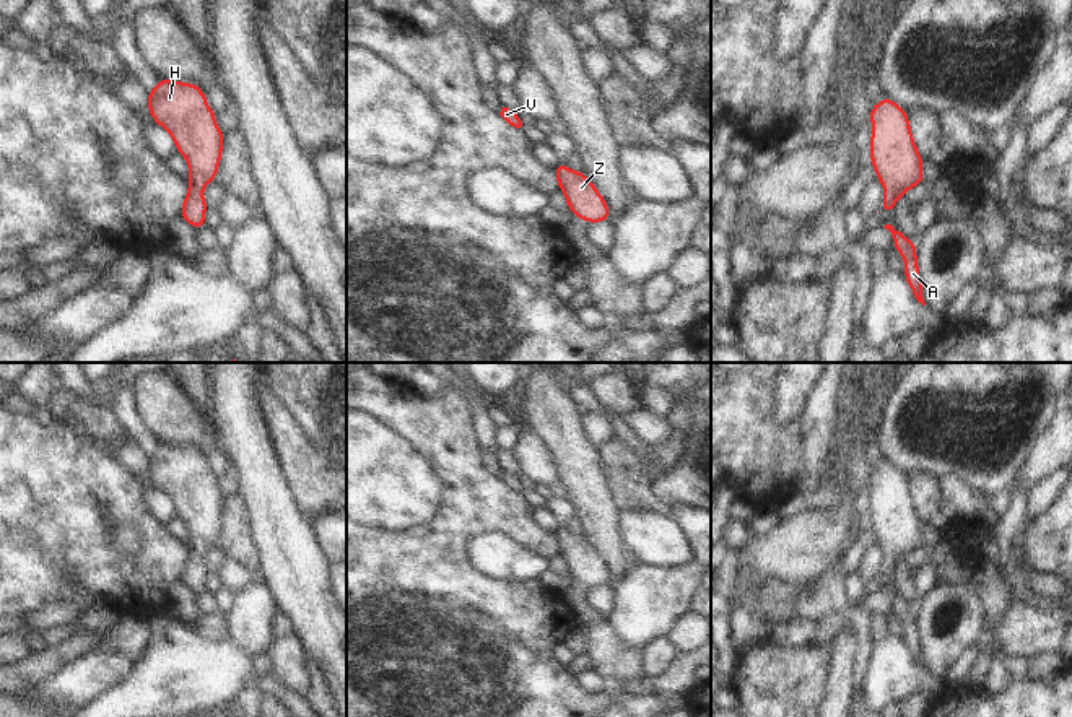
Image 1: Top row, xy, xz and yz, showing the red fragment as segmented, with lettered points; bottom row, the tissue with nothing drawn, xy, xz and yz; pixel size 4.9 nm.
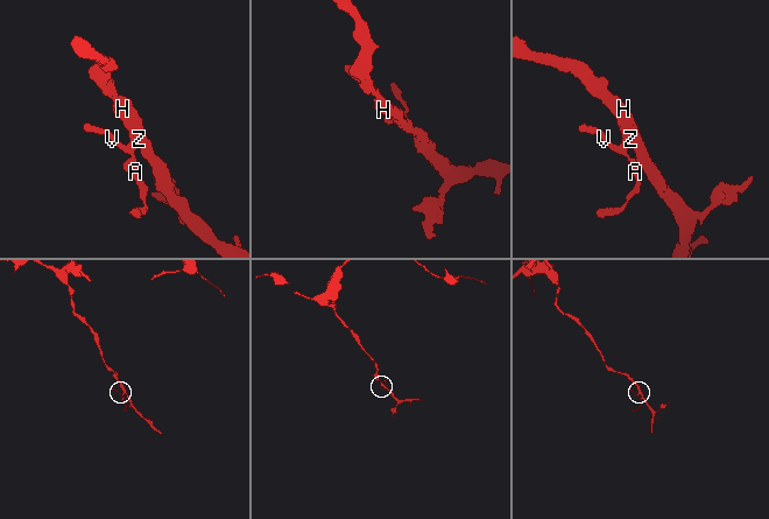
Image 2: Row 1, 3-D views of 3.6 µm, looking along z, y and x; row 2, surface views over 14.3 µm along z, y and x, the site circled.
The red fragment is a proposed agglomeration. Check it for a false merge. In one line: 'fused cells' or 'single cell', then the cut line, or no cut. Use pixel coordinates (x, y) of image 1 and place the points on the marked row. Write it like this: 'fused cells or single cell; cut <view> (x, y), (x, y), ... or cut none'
single cell; cut none

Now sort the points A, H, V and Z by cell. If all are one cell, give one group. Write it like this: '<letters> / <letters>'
A H V Z

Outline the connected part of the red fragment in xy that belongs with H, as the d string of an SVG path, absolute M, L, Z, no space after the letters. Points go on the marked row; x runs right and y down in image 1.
M159 78L146 98L148 112L155 124L171 137L176 151L189 164L189 190L179 216L195 231L205 228L207 200L202 195L208 182L216 180L224 133L216 125L198 85Z

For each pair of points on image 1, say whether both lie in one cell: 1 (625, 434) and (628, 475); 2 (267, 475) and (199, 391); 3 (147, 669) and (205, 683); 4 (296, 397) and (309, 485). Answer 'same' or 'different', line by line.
1: different
2: different
3: same
4: different

